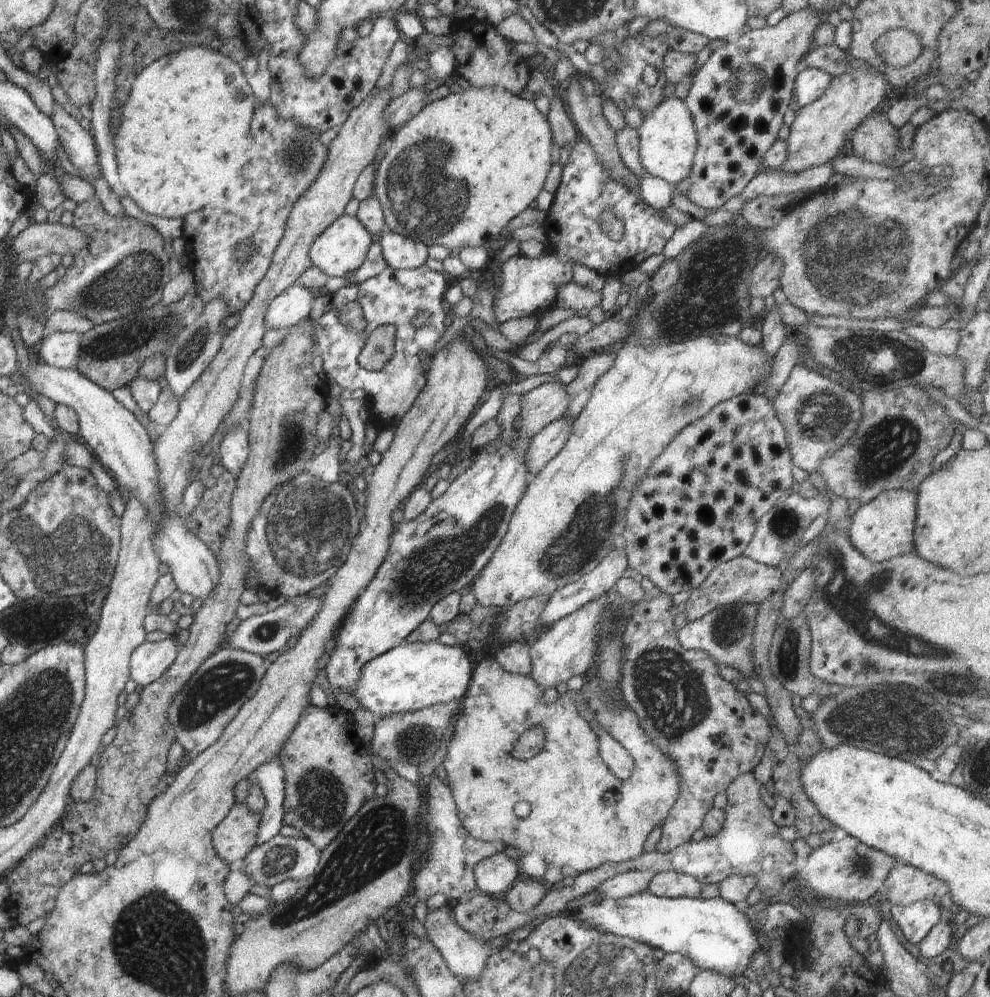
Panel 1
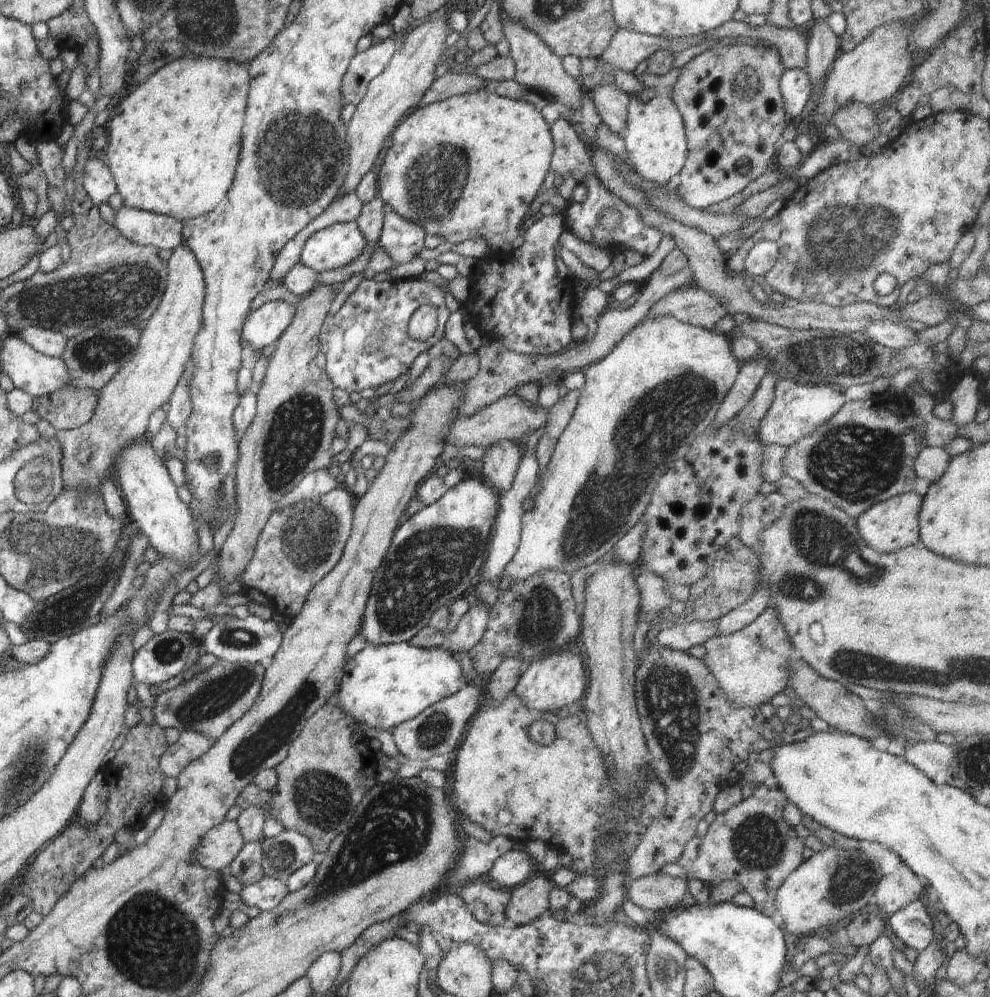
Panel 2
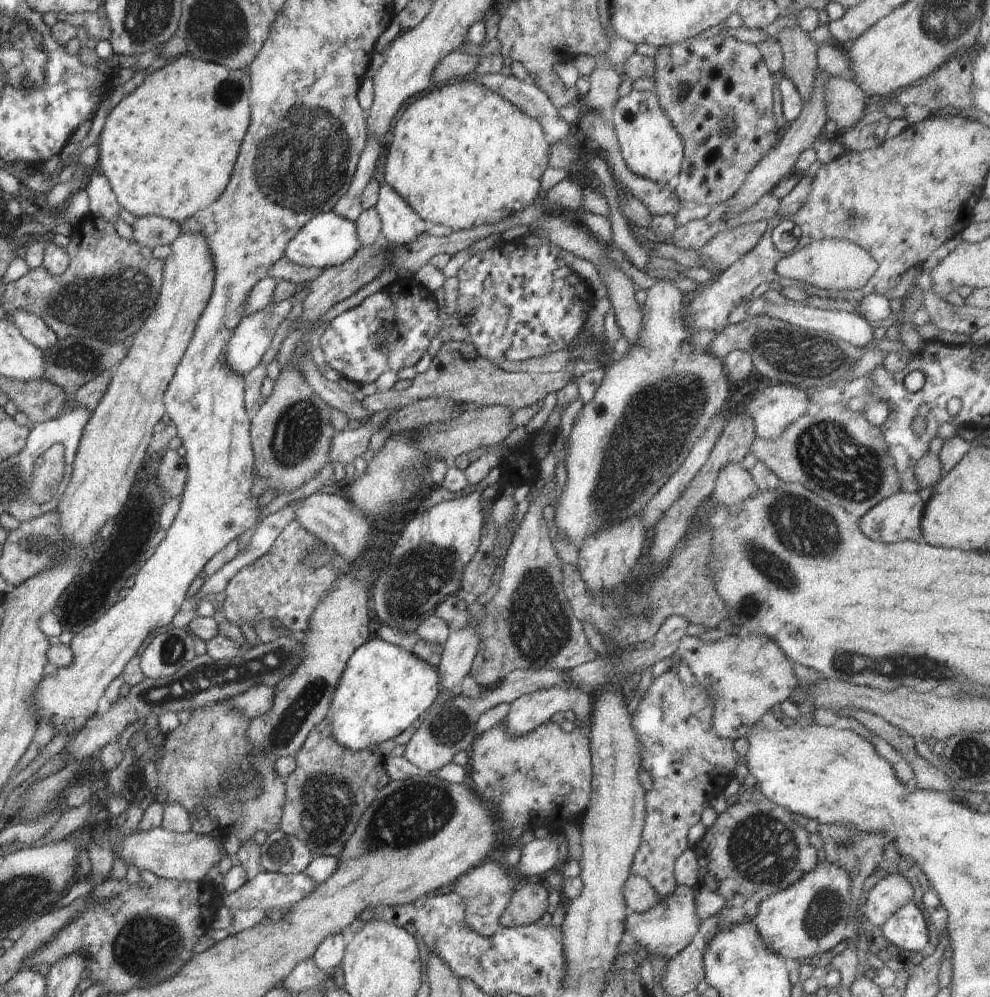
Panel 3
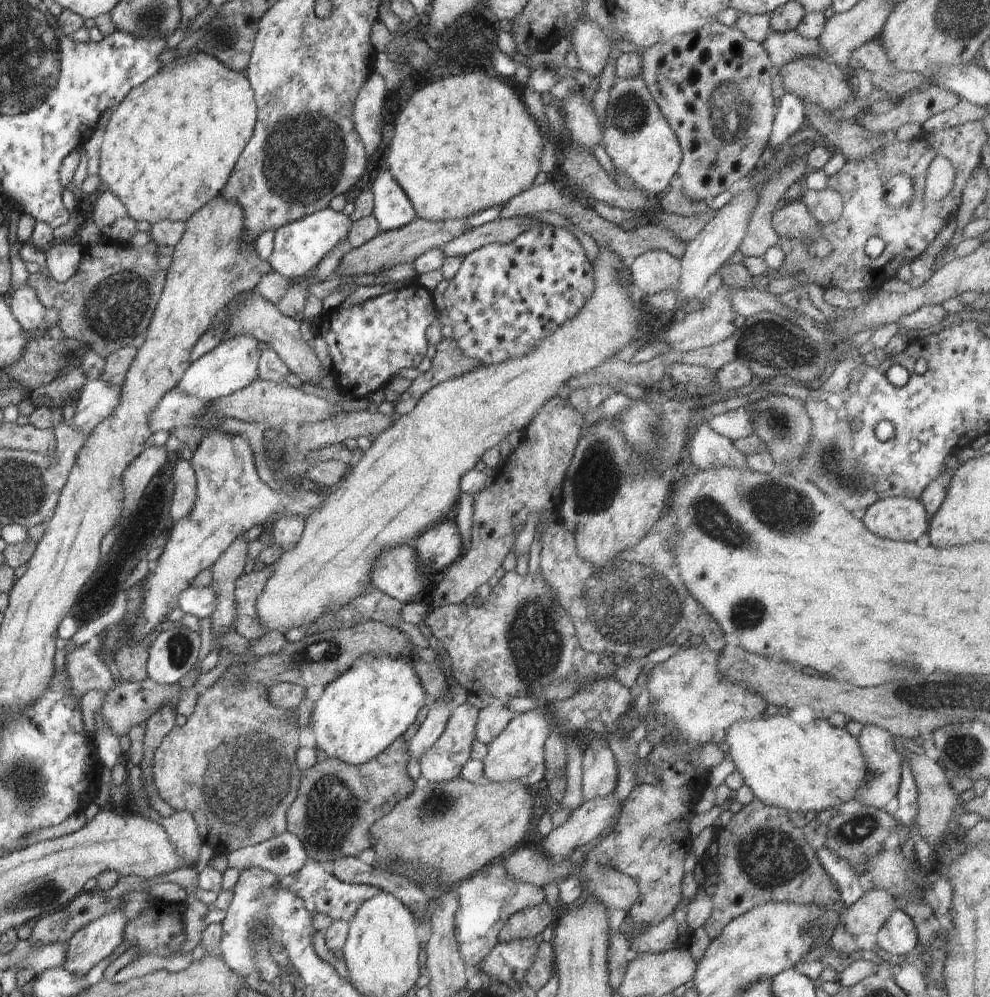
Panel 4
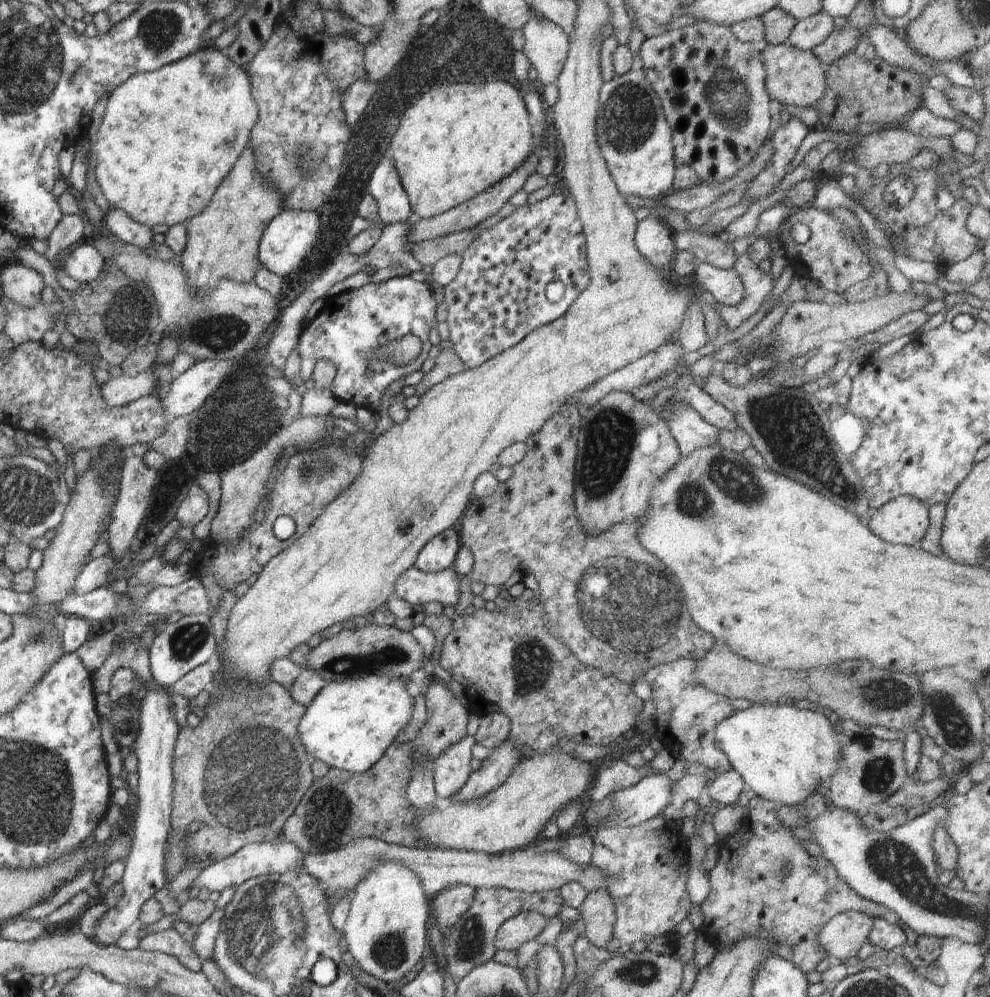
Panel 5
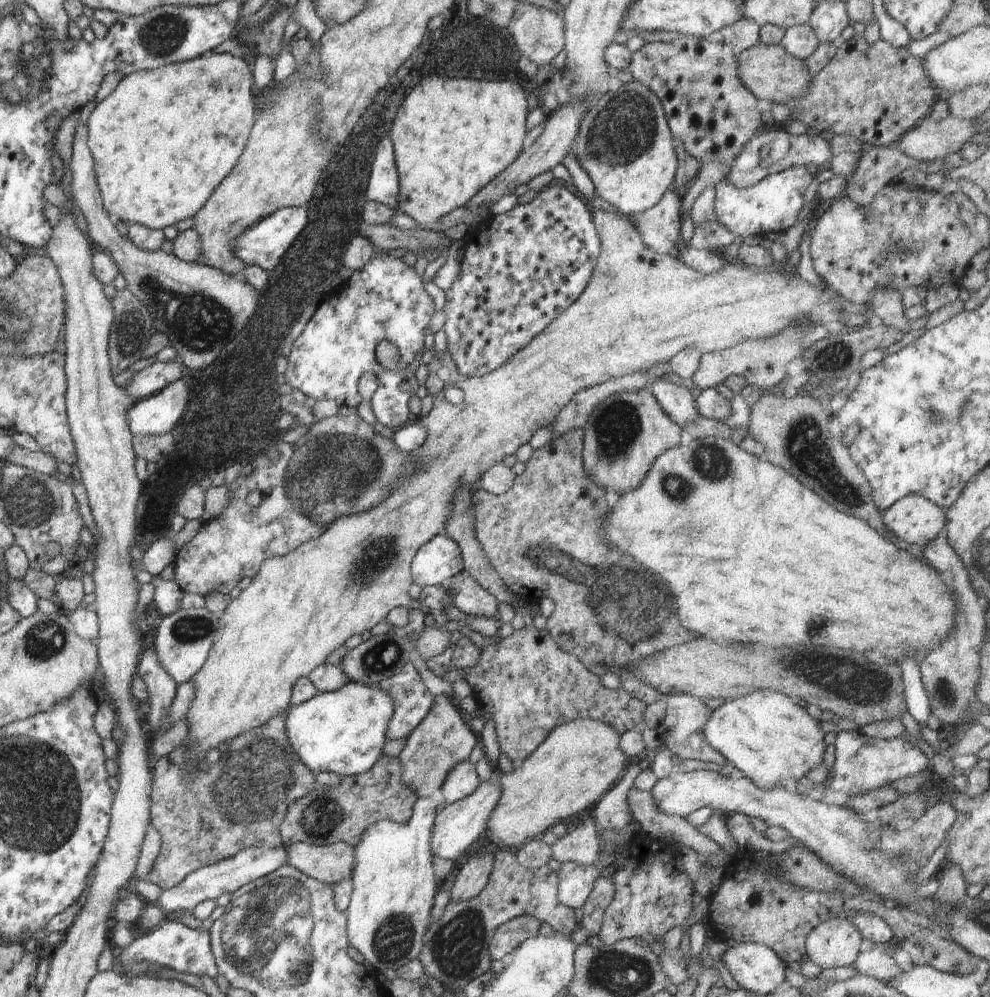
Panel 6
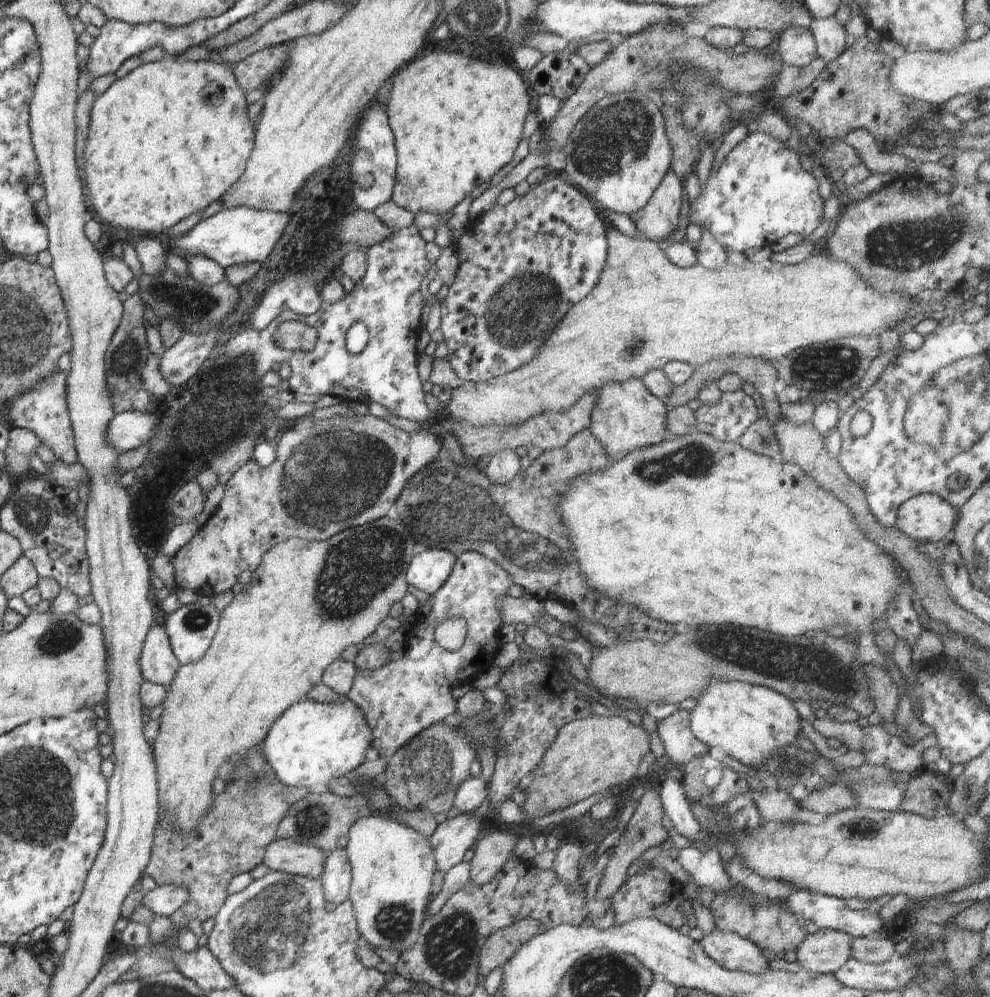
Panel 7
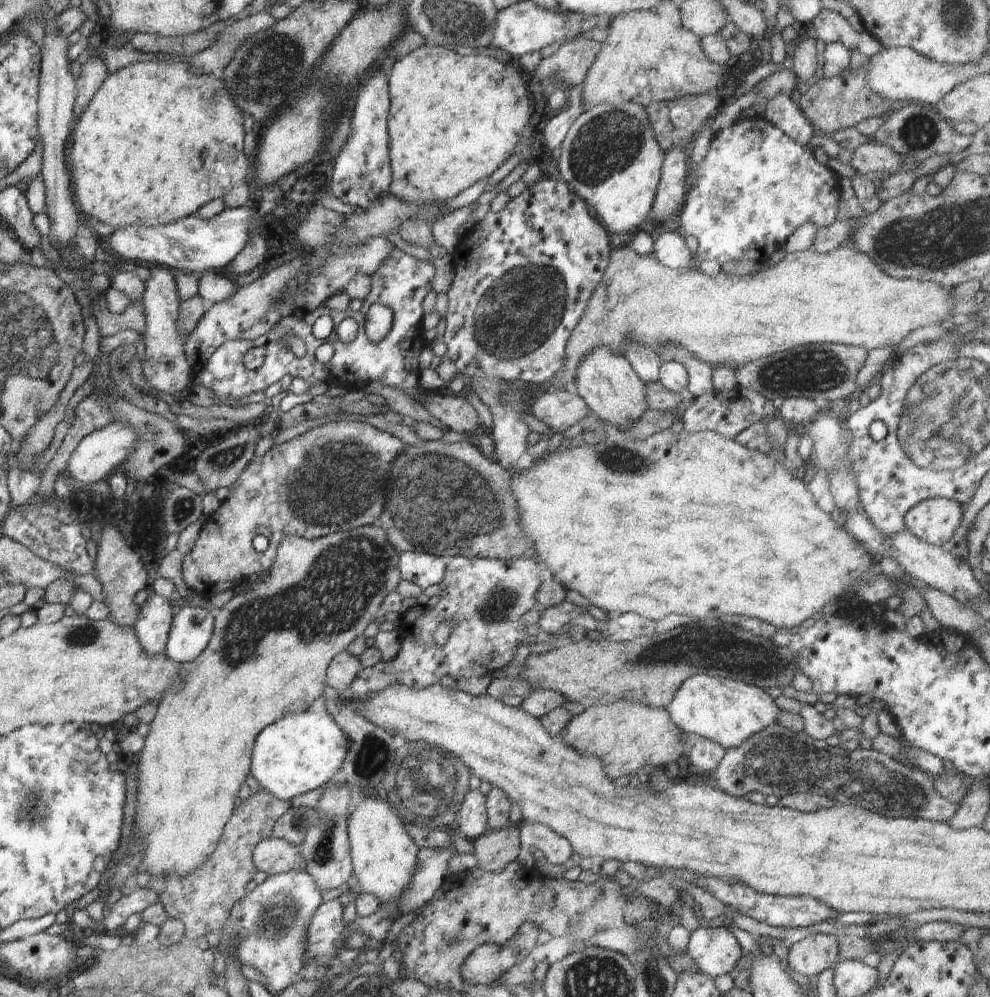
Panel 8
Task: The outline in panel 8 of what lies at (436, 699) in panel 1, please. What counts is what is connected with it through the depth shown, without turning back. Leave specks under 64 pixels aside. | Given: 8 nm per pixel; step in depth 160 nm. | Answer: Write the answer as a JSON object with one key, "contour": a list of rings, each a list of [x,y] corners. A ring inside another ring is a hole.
{"contour":[[[305,710],[269,724],[256,737],[249,772],[260,788],[277,799],[290,801],[298,794],[326,784],[341,770],[347,753],[347,738],[328,711]]]}

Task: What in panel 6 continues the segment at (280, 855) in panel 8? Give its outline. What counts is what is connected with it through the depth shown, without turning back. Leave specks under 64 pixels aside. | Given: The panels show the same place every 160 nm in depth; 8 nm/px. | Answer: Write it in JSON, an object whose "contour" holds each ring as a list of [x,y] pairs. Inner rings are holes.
{"contour":[[[337,842],[331,845],[311,845],[308,843],[291,844],[287,850],[287,864],[301,870],[310,878],[332,886],[337,882],[350,879],[355,863],[355,847],[348,843]]]}

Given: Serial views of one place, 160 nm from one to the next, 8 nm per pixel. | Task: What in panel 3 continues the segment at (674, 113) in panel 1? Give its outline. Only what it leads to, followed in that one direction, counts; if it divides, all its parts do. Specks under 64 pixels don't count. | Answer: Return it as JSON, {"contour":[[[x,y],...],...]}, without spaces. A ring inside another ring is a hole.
{"contour":[[[633,90],[620,97],[608,117],[615,128],[623,159],[634,174],[659,185],[668,185],[668,180],[679,174],[684,143],[654,91]]]}

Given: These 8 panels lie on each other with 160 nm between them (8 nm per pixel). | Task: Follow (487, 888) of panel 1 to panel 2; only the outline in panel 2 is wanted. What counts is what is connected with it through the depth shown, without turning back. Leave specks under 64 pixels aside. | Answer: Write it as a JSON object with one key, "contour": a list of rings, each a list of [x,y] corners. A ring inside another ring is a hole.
{"contour":[[[510,849],[492,863],[488,876],[500,886],[516,887],[530,876],[533,868],[533,862],[524,850]]]}

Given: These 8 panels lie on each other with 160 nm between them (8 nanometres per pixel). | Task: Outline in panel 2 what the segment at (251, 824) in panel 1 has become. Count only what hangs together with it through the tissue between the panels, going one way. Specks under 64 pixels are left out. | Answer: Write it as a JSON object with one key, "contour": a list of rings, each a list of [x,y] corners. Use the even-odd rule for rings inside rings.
{"contour":[[[226,819],[206,832],[195,853],[201,867],[221,871],[239,855],[245,845],[240,827],[236,821]]]}

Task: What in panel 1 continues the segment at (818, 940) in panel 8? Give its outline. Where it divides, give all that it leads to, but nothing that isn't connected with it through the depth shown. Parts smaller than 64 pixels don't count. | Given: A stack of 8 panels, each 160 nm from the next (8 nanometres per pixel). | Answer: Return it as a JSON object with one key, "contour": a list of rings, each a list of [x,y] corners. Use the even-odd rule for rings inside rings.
{"contour":[[[900,862],[892,867],[882,892],[893,905],[904,906],[924,899],[936,899],[936,890],[942,884],[944,881],[936,875]]]}

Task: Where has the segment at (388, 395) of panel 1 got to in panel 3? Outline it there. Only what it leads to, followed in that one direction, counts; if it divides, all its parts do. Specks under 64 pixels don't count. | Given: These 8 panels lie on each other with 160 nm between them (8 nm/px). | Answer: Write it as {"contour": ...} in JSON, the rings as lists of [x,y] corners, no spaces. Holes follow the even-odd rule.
{"contour":[[[396,282],[365,298],[365,301],[355,309],[342,313],[324,328],[322,336],[316,342],[324,351],[325,361],[336,372],[350,382],[361,386],[364,383],[376,382],[388,370],[398,372],[402,368],[415,366],[418,360],[426,354],[430,340],[441,330],[440,306],[435,295],[426,288],[417,286],[402,286]]]}

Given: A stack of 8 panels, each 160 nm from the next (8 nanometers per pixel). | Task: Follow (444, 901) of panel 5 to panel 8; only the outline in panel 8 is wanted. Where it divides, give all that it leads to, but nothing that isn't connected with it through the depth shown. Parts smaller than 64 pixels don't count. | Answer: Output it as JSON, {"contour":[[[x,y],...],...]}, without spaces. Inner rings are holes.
{"contour":[[[516,825],[497,831],[487,830],[474,840],[476,868],[491,873],[501,873],[508,863],[516,861],[522,846]]]}

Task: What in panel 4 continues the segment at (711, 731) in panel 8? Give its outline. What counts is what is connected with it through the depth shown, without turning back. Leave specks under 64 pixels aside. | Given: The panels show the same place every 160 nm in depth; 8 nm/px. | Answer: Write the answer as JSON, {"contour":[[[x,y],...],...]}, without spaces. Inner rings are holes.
{"contour":[[[780,713],[771,718],[735,722],[727,728],[726,736],[725,742],[730,747],[730,766],[741,772],[746,786],[750,786],[754,796],[764,804],[787,811],[819,813],[839,808],[844,802],[856,801],[860,789],[867,785],[869,766],[859,740],[848,733],[846,728],[836,727],[827,720],[817,717],[814,721],[801,725]]]}

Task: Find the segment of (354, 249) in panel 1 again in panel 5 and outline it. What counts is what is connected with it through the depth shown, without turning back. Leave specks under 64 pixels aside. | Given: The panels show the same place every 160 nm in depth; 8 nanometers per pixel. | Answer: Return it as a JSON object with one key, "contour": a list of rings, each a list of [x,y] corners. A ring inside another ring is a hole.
{"contour":[[[280,211],[273,219],[270,219],[259,240],[257,255],[262,267],[282,278],[290,276],[292,272],[302,268],[308,252],[318,242],[321,228],[322,223],[318,211]]]}

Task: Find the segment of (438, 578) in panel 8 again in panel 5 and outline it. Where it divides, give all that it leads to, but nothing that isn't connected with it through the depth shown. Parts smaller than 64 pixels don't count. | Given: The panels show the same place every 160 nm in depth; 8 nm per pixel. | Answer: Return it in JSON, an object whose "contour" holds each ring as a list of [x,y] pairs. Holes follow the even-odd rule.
{"contour":[[[458,526],[431,538],[418,553],[415,565],[422,572],[437,573],[450,569],[462,544]]]}

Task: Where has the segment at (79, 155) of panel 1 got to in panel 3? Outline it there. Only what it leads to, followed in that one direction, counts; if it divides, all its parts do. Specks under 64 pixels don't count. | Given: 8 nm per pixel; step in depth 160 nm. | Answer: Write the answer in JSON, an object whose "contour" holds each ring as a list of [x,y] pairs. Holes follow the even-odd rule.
{"contour":[[[94,173],[86,180],[86,184],[84,188],[89,196],[90,214],[102,217],[112,224],[116,219],[120,219],[121,206],[107,176],[102,173]]]}

